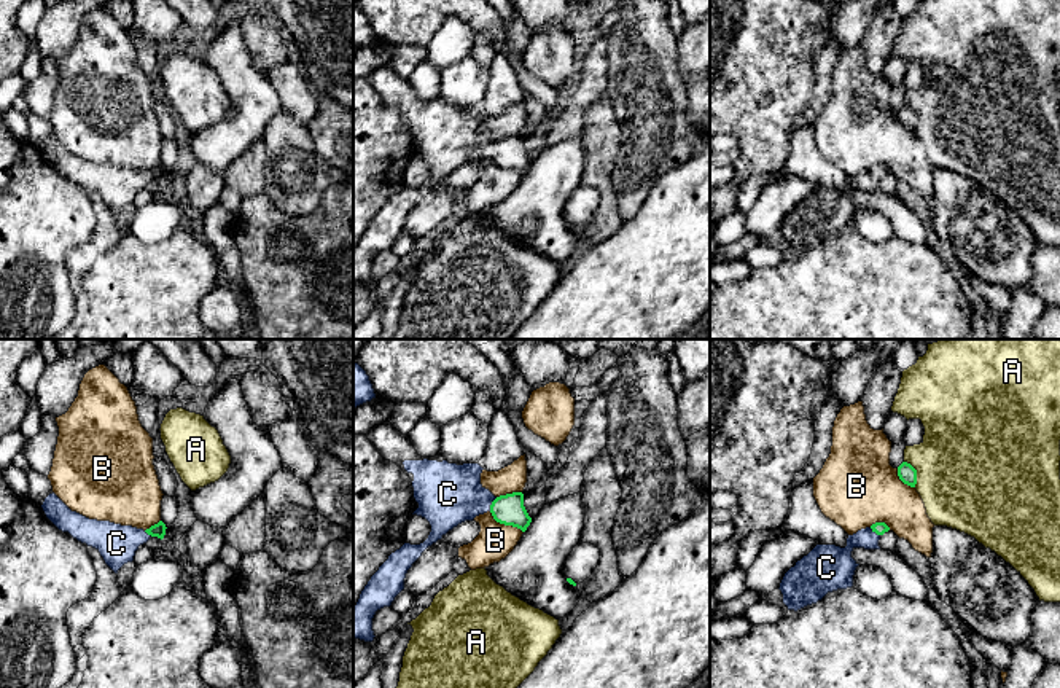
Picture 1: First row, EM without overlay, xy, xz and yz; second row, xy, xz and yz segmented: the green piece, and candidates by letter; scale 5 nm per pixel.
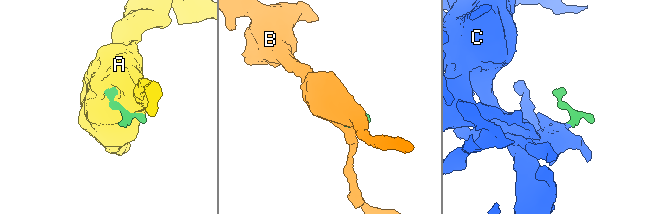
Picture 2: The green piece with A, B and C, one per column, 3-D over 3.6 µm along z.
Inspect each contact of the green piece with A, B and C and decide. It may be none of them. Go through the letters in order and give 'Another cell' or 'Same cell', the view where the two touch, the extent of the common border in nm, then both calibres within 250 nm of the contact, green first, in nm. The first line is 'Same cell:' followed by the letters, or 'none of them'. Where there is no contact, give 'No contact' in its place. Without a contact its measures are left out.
Same cell: C
A: Another cell. Touches green in yz. Shared border 150 nm. Thickness 90 nm (green) against 500 nm
B: Another cell. Touches green in xz. Shared border 200 nm. Thickness 150 nm (green) against 180 nm
C: Same cell. Touches green in xz. Shared border 80 nm. Thickness 150 nm (green) against 320 nm

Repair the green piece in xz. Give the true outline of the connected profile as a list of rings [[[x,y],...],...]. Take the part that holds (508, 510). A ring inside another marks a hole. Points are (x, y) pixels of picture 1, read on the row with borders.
[[[390,422],[372,427],[366,436],[385,460],[396,463],[409,476],[417,502],[412,514],[425,518],[431,526],[423,543],[404,543],[392,553],[361,591],[353,607],[353,639],[372,642],[376,612],[392,605],[404,589],[407,570],[428,546],[458,524],[487,511],[497,522],[522,532],[532,518],[524,506],[522,492],[495,497],[481,484],[484,468],[479,463],[449,463],[441,454],[422,457],[409,436],[393,428]]]

